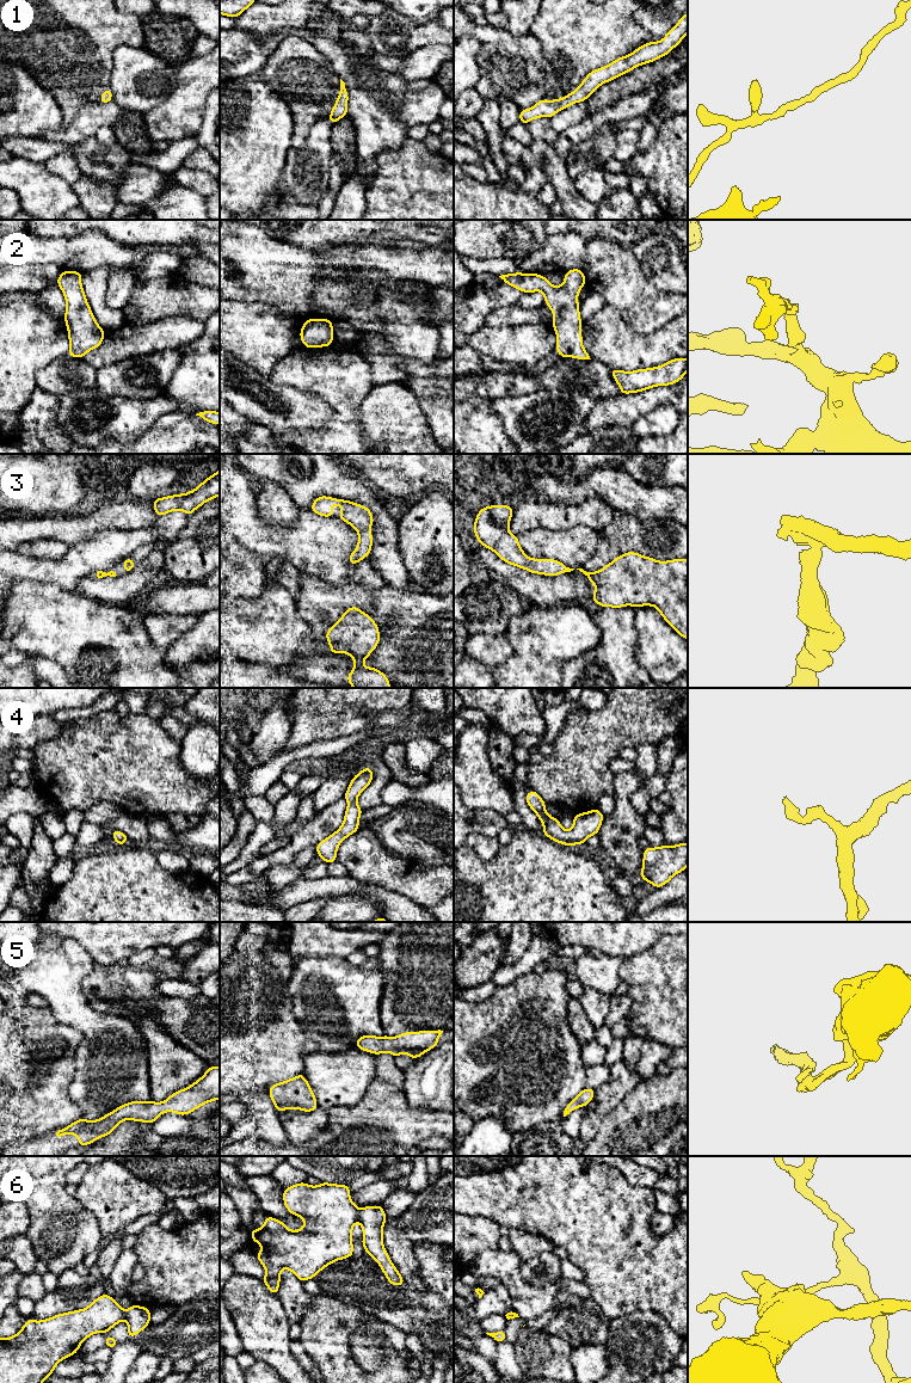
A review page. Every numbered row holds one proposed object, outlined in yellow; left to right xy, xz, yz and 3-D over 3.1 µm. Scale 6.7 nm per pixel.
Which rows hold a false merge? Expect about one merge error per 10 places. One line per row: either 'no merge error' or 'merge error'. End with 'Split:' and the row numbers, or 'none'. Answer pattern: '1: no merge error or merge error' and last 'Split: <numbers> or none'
1: no merge error
2: no merge error
3: no merge error
4: no merge error
5: no merge error
6: merge error
Split: 6

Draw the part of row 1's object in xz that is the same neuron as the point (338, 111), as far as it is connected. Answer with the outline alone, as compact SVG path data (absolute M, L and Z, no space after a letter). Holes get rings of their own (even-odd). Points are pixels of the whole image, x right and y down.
M340 79L340 93L336 100L336 105L331 110L331 115L328 117L328 121L334 124L340 118L345 117L347 115L347 102L349 102L349 94L346 93L346 86L345 82Z

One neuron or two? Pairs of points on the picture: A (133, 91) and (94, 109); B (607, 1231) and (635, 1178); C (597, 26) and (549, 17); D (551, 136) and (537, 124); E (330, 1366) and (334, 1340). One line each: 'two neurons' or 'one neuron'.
A: two neurons
B: two neurons
C: one neuron
D: one neuron
E: one neuron

